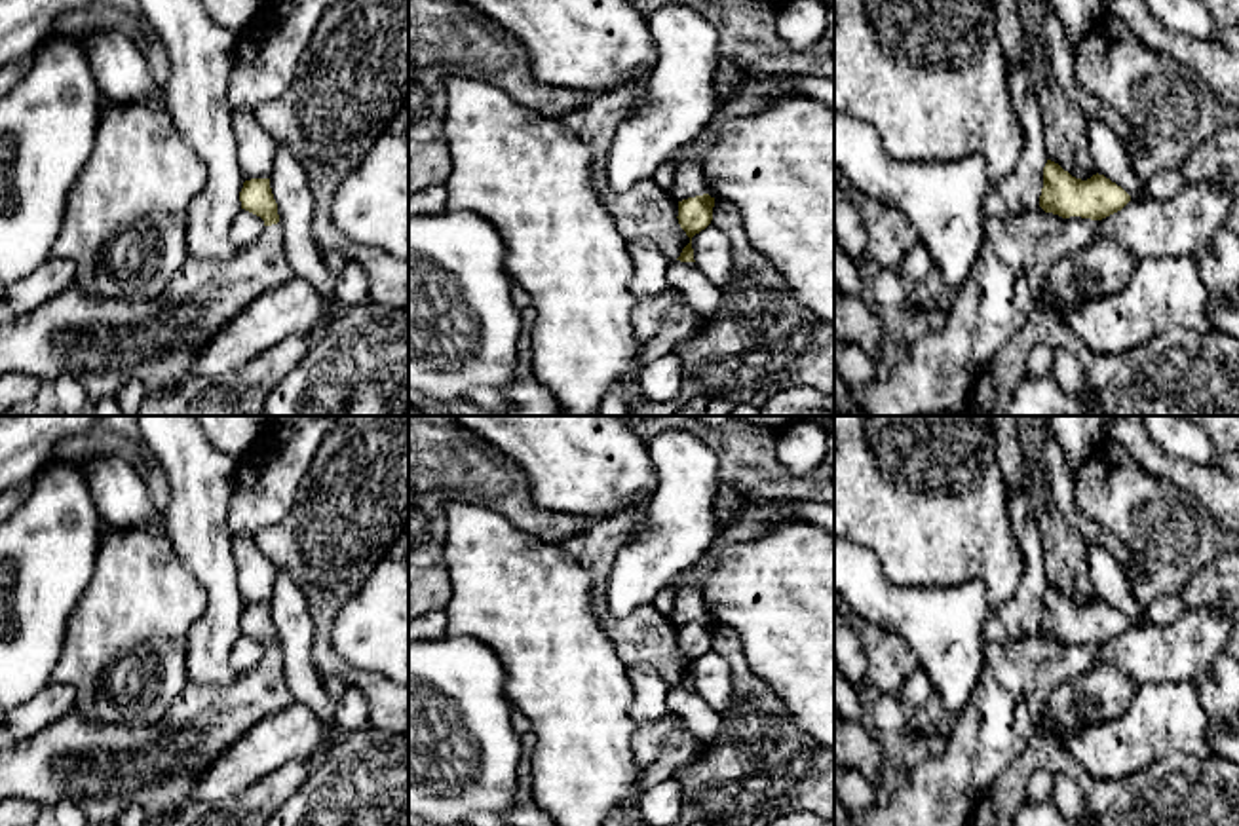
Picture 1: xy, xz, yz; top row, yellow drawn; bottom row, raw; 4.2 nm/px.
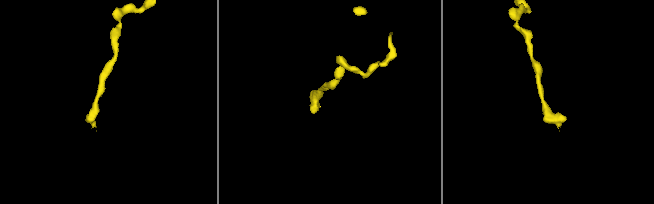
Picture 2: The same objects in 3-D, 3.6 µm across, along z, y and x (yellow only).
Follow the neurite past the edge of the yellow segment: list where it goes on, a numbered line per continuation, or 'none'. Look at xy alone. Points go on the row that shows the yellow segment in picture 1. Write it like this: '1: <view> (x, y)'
1: xy (103, 344)

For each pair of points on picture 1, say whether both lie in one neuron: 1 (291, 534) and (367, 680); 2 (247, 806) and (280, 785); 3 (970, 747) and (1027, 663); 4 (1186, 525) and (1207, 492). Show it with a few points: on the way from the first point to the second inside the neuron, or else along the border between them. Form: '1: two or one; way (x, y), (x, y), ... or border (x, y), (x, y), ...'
1: one; way (322, 574), (322, 650), (327, 656)
2: one; way (255, 804), (272, 790)
3: one; way (991, 726), (1002, 714), (1017, 684)
4: two; border (1162, 479), (1188, 492), (1219, 526)

